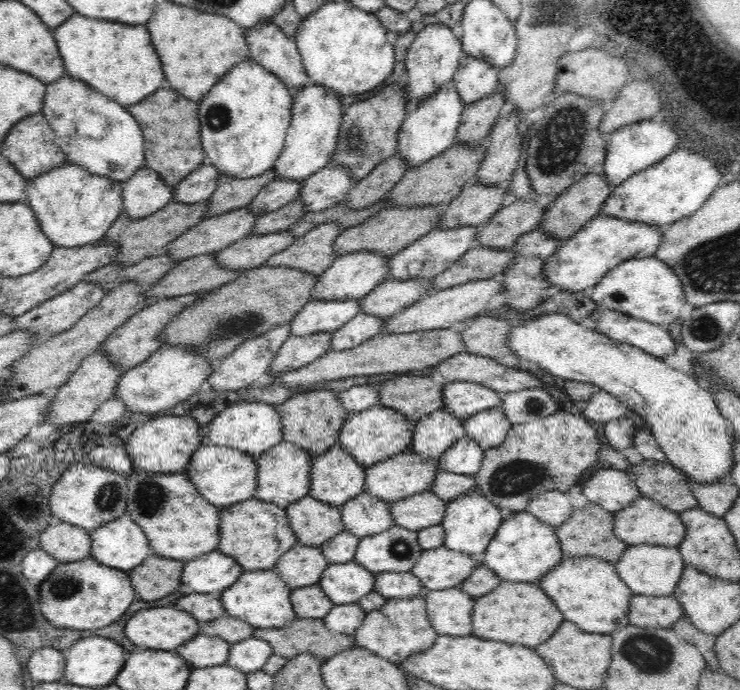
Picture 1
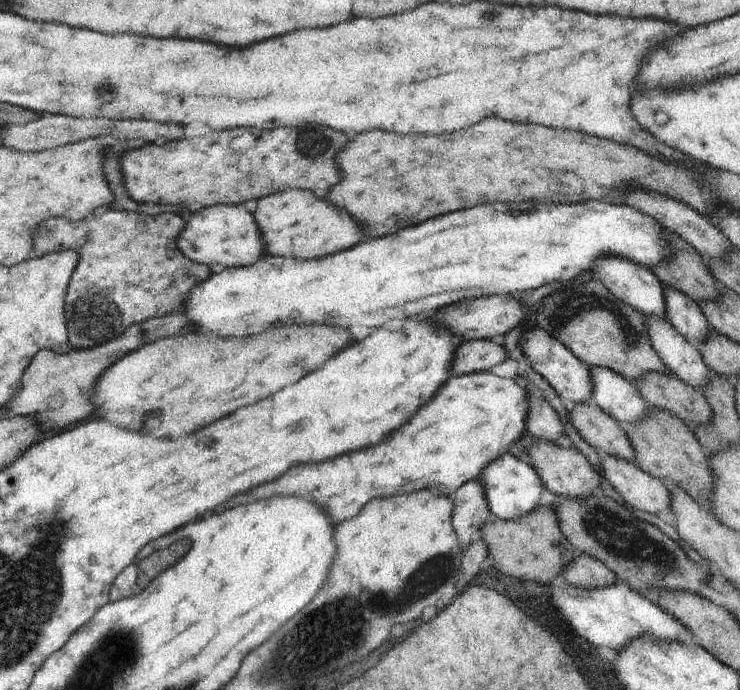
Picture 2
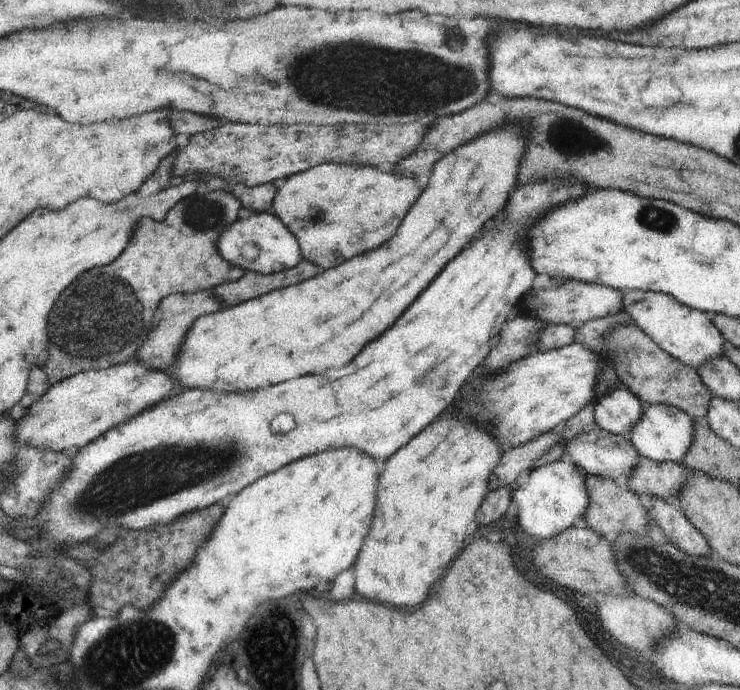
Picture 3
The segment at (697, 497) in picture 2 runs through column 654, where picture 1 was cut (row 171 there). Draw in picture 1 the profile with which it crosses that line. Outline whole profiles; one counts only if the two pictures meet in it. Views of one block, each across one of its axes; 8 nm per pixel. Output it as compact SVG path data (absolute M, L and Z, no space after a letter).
M452 143L442 154L428 162L409 168L385 197L387 206L415 207L434 205L444 207L462 192L464 185L474 181L480 162L484 160L485 146L470 147L468 143Z

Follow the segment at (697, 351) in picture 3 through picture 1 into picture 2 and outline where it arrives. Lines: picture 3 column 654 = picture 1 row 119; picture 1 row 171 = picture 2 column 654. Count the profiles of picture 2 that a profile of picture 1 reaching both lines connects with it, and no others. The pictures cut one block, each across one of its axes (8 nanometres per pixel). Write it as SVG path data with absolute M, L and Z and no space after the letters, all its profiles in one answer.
M608 254L608 256L600 258L600 260L596 260L592 272L597 274L596 280L600 281L616 298L619 298L624 304L637 309L645 317L654 316L658 320L667 318L663 284L655 274L652 274L650 269L636 266L630 260L618 258L616 254Z

